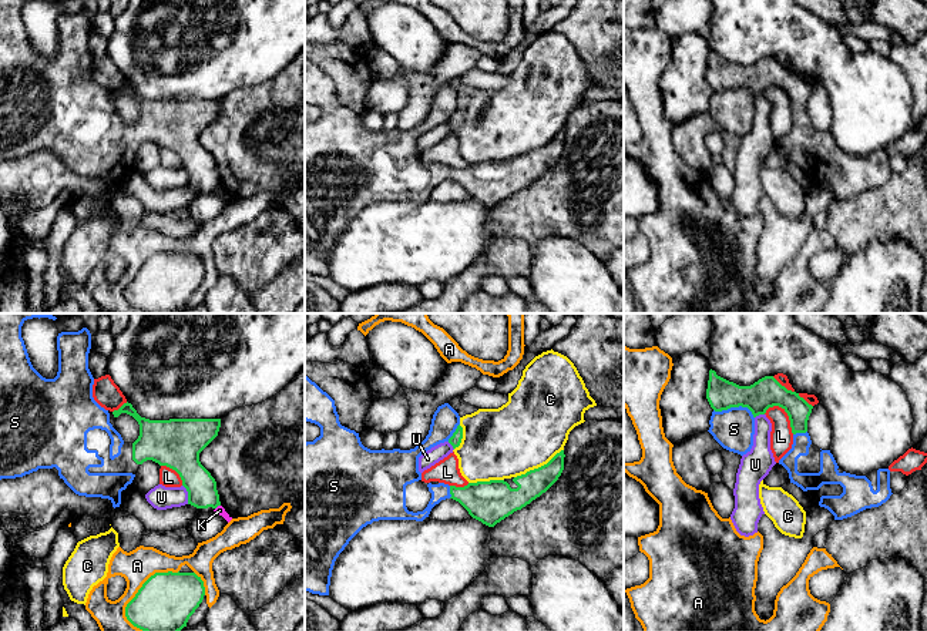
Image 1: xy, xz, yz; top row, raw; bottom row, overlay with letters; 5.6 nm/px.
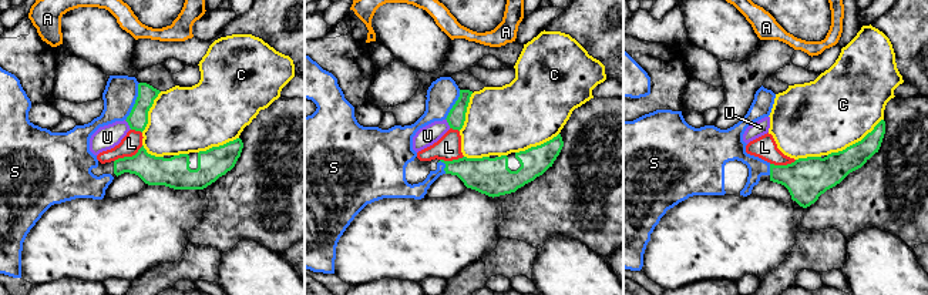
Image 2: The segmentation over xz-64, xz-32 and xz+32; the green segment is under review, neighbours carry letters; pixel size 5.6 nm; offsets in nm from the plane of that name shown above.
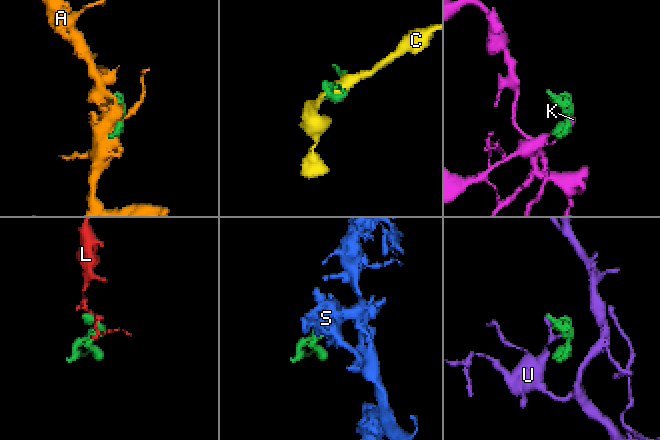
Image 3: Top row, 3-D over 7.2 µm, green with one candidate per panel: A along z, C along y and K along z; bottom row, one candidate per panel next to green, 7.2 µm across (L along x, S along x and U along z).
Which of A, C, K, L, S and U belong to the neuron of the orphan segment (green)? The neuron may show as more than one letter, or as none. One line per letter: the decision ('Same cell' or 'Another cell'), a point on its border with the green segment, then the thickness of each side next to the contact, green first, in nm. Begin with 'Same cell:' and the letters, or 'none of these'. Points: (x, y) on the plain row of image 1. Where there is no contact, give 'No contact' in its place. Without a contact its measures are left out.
Same cell: S
A: Another cell. Touches green at xy (140, 269). Thickness 320 nm (green) against 190 nm
C: Another cell. Touches green at xz (538, 148). Thickness 150 nm (green) against 400 nm
K: Another cell. Touches green at xy (217, 187). Thickness 170 nm (green) against 50 nm
L: Another cell. Touches green at yz (786, 93). Thickness 170 nm (green) against 130 nm
S: Same cell. Touches green at yz (735, 87). Thickness 170 nm (green) against 240 nm
U: Another cell. Touches green at xy (188, 175). Thickness 220 nm (green) against 140 nm

